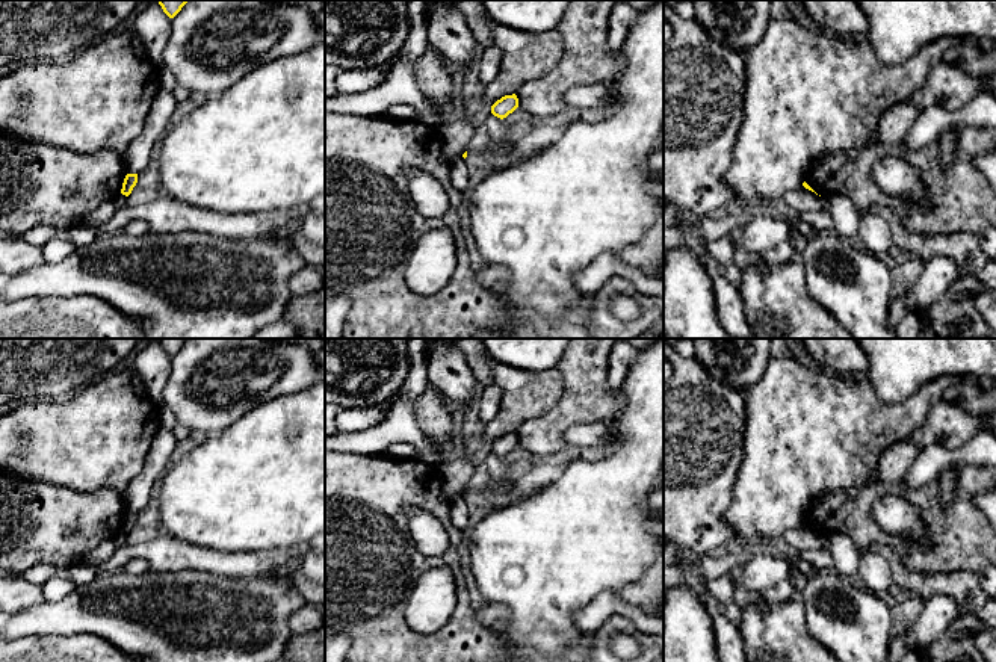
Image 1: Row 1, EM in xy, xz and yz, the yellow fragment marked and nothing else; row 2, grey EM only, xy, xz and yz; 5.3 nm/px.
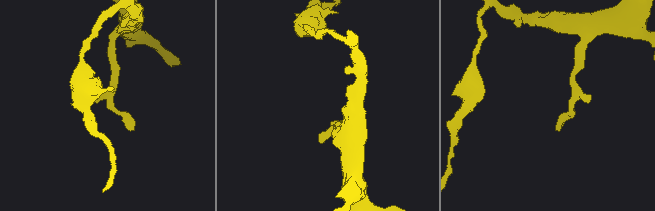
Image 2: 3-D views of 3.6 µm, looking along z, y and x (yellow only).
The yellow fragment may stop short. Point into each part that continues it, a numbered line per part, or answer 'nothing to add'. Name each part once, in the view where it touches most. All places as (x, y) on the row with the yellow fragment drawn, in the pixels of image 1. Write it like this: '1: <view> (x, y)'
nothing to add

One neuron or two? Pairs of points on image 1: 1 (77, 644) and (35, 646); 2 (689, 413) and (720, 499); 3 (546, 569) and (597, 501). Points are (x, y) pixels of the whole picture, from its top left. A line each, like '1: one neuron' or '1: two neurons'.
1: one neuron
2: one neuron
3: one neuron

